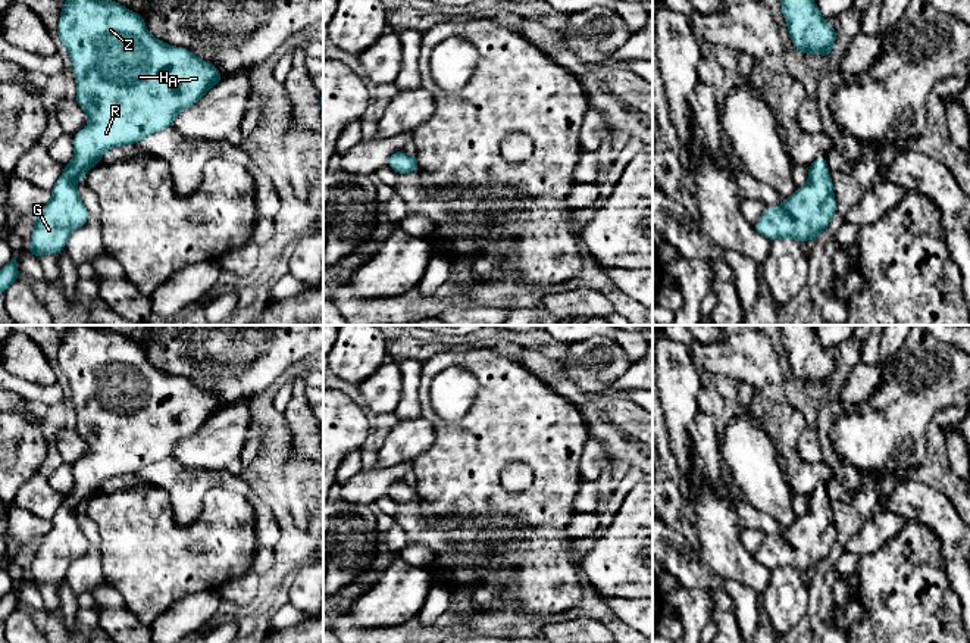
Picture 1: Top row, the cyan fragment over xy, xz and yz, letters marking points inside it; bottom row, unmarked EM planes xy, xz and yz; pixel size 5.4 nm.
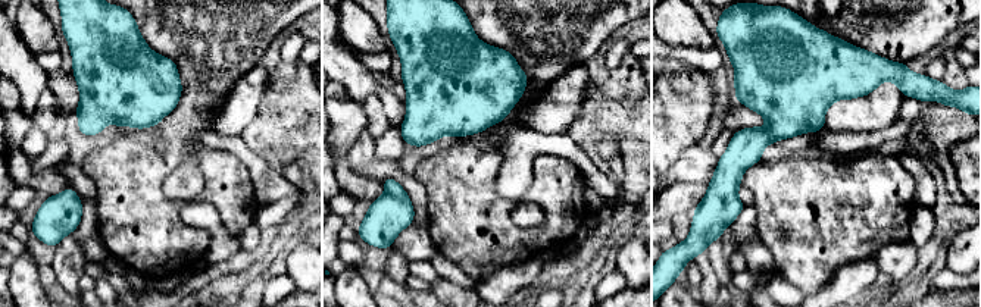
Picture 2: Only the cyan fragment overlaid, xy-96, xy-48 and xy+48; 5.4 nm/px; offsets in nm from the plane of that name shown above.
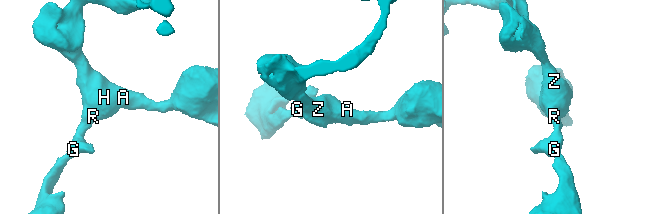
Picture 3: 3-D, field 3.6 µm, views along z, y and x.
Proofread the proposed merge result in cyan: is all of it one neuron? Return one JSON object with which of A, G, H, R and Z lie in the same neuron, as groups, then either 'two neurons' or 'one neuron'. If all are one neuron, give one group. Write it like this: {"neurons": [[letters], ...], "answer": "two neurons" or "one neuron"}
{"neurons": [["A", "G", "H", "R", "Z"]], "answer": "one neuron"}

